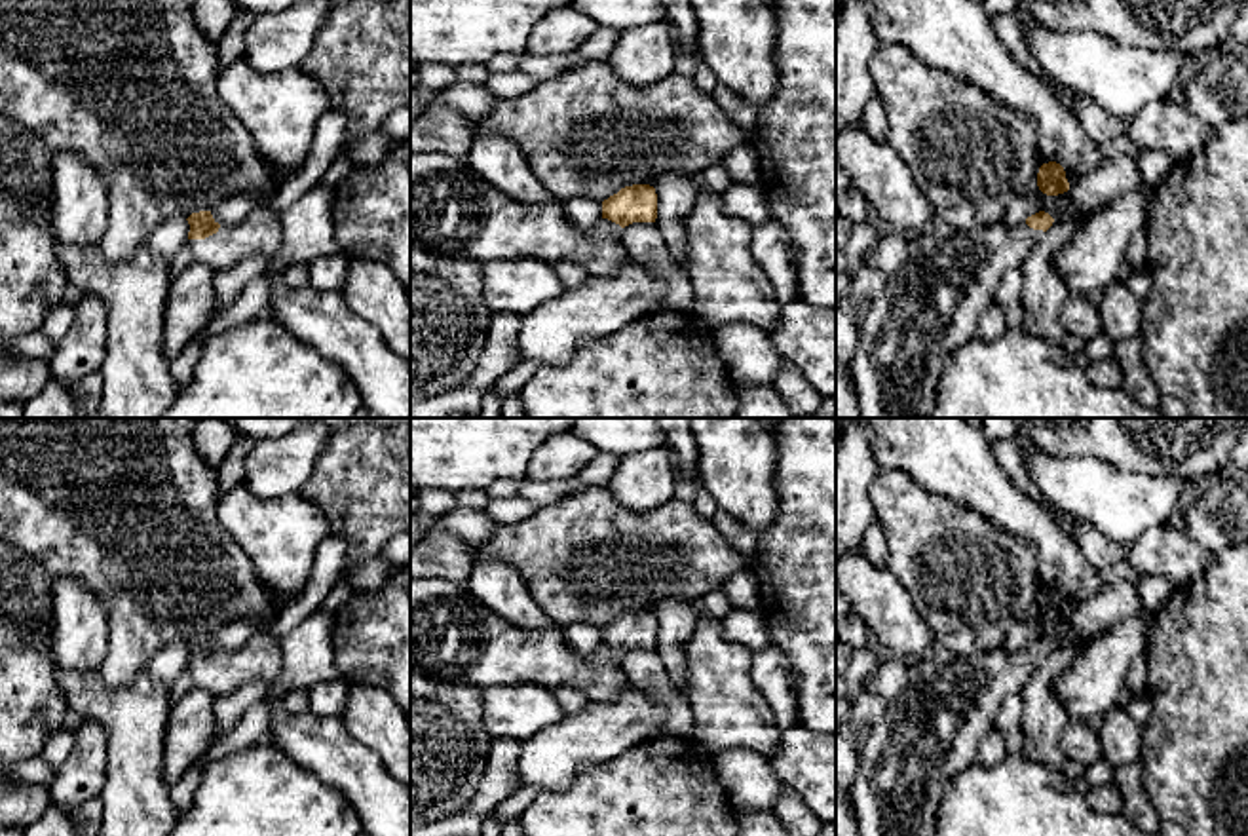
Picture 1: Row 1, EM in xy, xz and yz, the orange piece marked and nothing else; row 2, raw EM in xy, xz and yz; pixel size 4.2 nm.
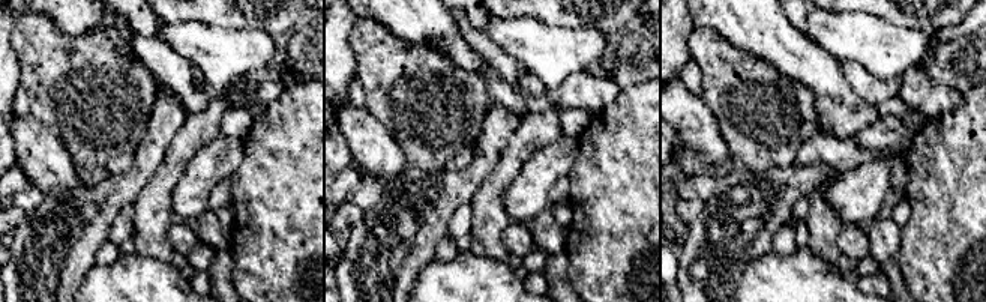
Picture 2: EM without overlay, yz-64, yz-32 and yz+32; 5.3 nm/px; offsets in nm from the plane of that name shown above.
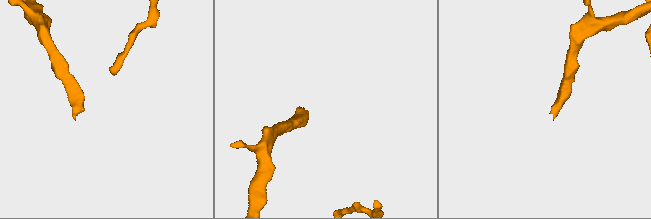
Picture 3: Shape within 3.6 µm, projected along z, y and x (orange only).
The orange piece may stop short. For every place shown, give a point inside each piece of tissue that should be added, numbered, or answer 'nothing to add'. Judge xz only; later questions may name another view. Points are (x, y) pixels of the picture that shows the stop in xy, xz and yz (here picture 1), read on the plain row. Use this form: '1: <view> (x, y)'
nothing to add

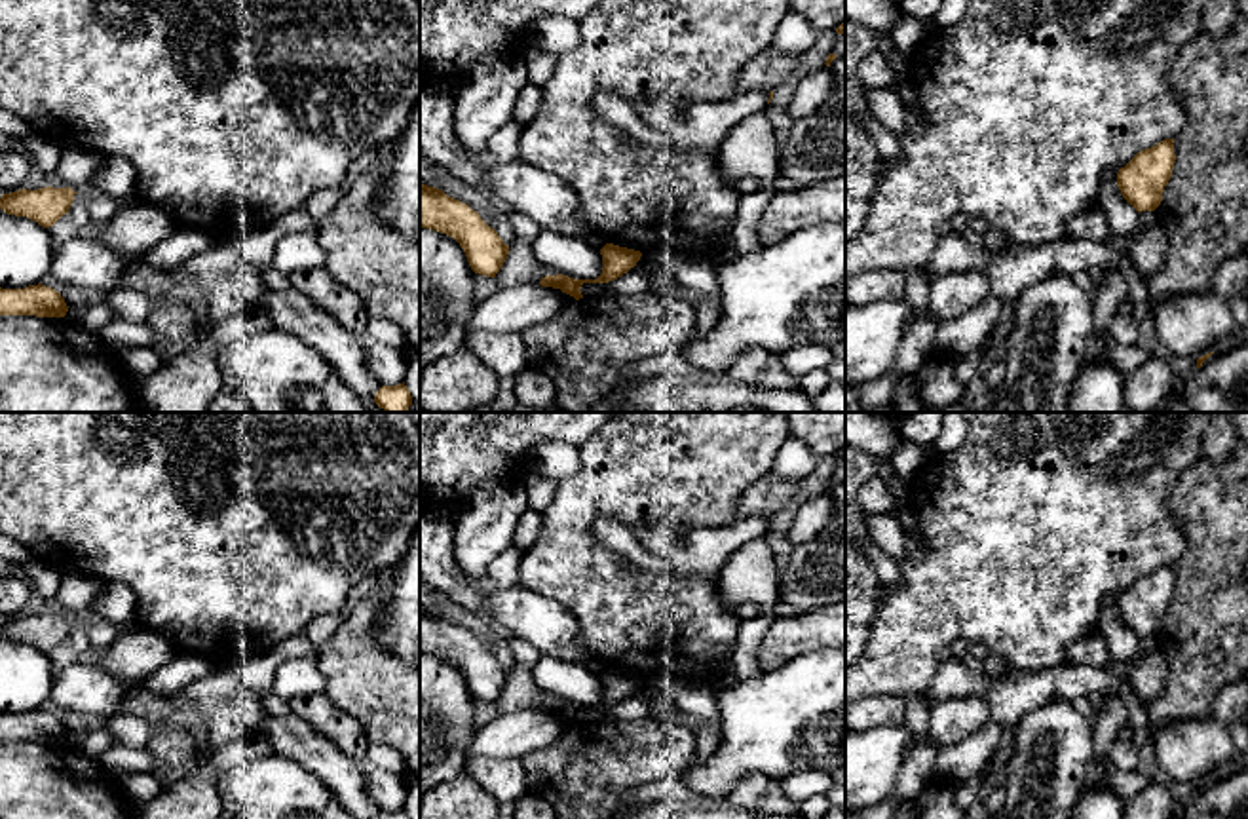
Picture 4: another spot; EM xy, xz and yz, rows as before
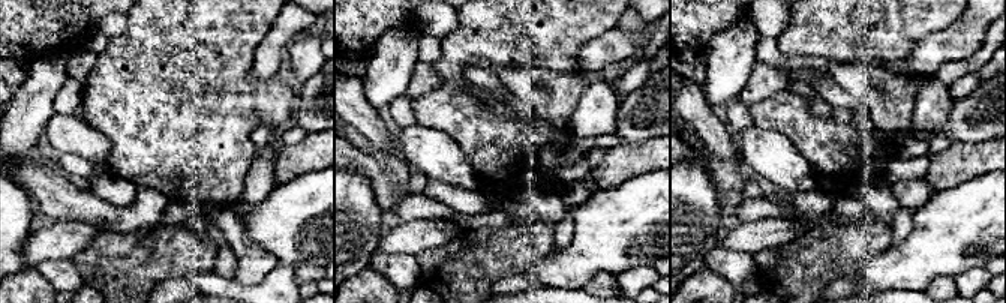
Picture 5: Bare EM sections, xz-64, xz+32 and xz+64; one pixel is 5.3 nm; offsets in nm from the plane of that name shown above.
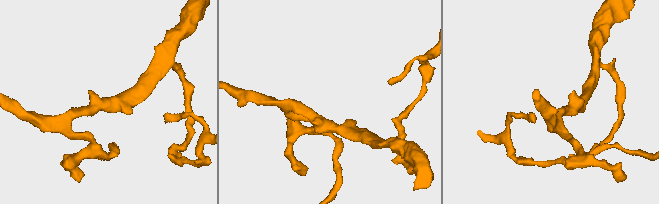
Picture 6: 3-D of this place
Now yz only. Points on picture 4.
nothing to add

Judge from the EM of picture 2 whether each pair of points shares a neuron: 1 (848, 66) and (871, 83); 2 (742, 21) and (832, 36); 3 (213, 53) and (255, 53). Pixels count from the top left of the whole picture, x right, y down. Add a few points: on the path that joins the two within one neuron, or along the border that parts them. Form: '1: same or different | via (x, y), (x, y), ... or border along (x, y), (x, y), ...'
1: same | via (854, 72), (865, 83)
2: different | border along (805, 35), (835, 56)
3: same | via (224, 53), (245, 53)

